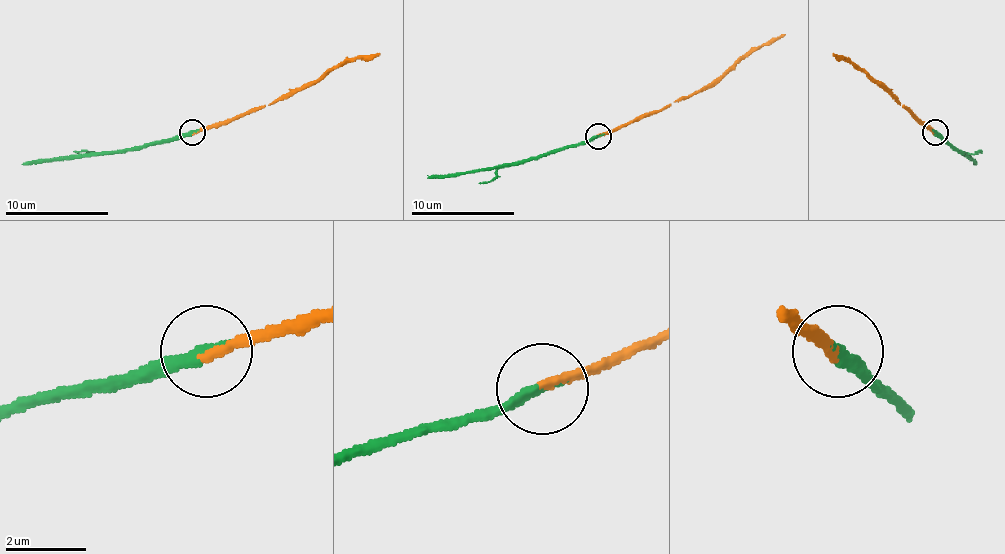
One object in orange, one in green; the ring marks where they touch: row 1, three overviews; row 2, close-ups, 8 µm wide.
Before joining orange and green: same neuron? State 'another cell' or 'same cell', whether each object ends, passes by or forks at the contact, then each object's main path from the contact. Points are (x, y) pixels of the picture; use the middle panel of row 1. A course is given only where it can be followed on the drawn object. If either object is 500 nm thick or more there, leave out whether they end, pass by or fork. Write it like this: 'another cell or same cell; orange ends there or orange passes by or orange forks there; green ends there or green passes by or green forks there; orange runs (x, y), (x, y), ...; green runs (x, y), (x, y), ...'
same cell; orange ends there; green ends there; orange runs (597, 137), (698, 93), (721, 80), (752, 52), (786, 34); green runs (597, 137), (525, 160), (426, 178)

